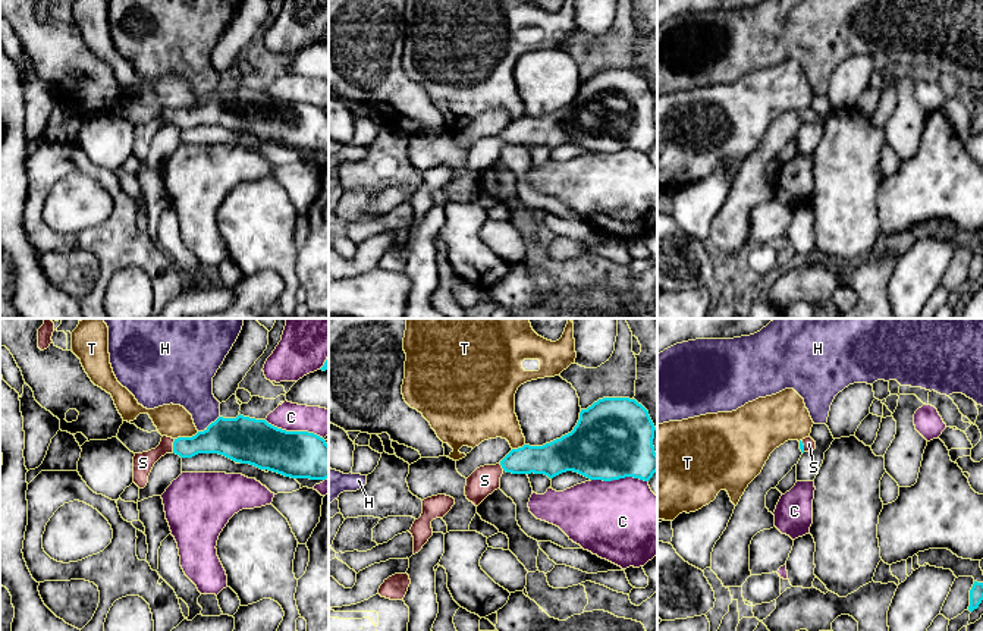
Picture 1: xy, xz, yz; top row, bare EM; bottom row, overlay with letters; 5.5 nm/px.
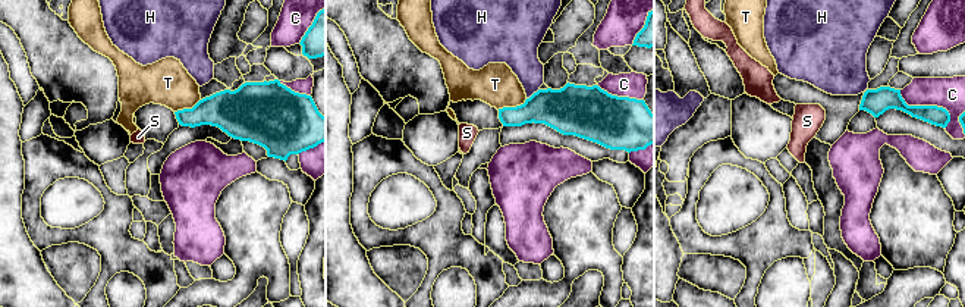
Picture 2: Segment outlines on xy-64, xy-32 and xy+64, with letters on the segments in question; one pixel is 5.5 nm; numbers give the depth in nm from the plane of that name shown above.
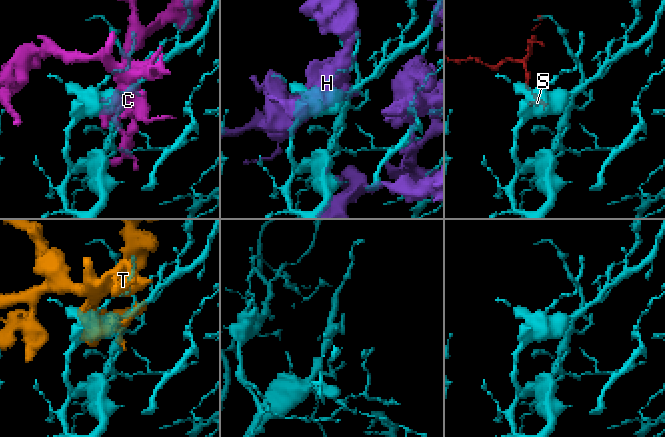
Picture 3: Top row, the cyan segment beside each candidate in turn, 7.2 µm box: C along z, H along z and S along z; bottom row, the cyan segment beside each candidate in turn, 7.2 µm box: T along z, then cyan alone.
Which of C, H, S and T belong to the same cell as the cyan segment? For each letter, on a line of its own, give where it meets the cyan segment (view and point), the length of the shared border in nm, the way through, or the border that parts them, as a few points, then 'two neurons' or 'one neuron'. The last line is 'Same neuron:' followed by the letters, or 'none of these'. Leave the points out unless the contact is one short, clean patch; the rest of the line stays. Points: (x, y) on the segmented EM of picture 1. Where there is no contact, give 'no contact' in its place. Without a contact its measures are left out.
C: contact xy (294, 432); length 340 nm; two neurons
H: contact xy (210, 424); length 150 nm; two neurons
S: contact xy (173, 445); length 70 nm; way xy (217, 438), (195, 445), (173, 445), (165, 446), (143, 462); one neuron
T: contact xy (187, 438); length 140 nm; two neurons
Same neuron: S

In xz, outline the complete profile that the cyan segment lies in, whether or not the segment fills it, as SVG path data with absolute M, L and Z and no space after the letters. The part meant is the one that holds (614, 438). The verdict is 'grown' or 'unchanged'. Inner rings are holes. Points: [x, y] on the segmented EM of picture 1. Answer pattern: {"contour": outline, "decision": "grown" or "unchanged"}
{"contour": "M603 398L581 409L574 430L543 446L512 449L499 464L477 468L465 496L478 506L500 487L502 474L544 474L553 478L574 471L590 480L634 477L648 481L657 471L654 424L648 411L629 398Z", "decision": "grown"}

